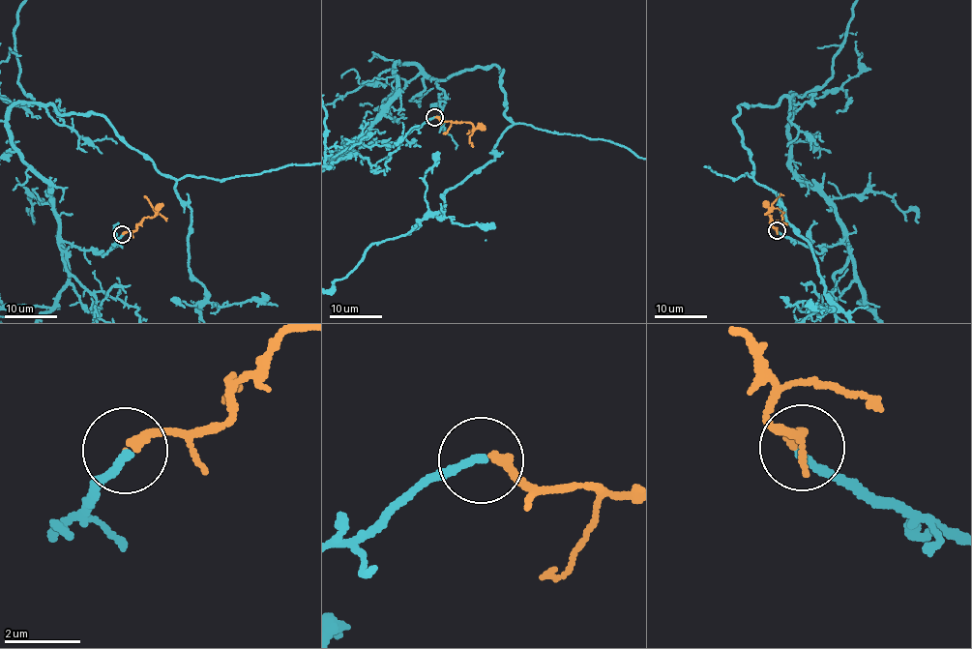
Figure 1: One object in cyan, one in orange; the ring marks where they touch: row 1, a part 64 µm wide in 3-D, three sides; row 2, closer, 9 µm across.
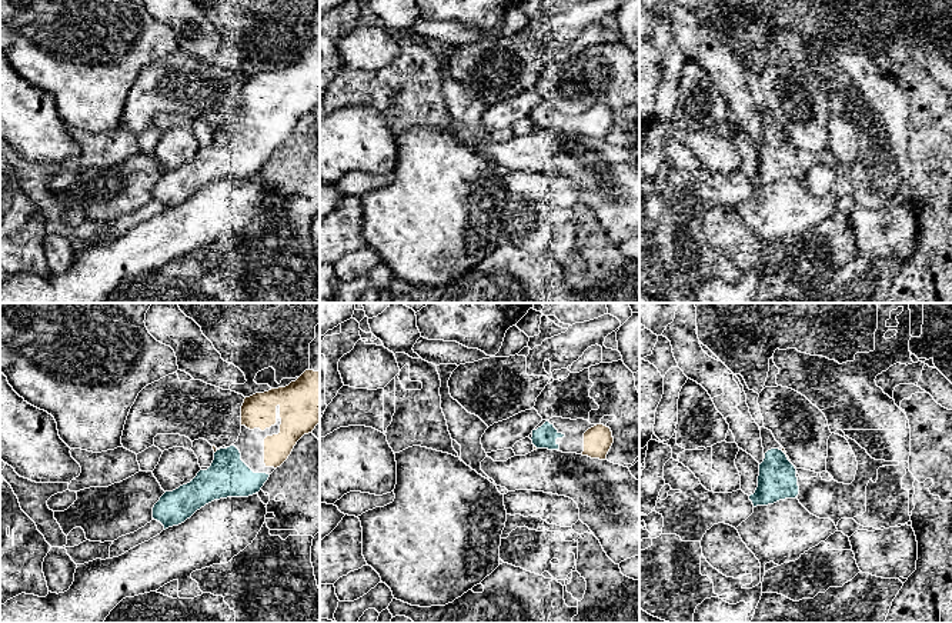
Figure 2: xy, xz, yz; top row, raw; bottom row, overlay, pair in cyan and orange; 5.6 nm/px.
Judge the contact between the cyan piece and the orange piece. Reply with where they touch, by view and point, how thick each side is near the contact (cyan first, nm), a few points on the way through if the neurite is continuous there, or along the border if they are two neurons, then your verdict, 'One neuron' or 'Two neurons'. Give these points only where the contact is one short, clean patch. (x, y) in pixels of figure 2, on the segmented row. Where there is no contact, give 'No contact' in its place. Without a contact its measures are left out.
Touches cyan at yz (785, 456). Thickness 220 nm (cyan) against 20 nm. One neuron

